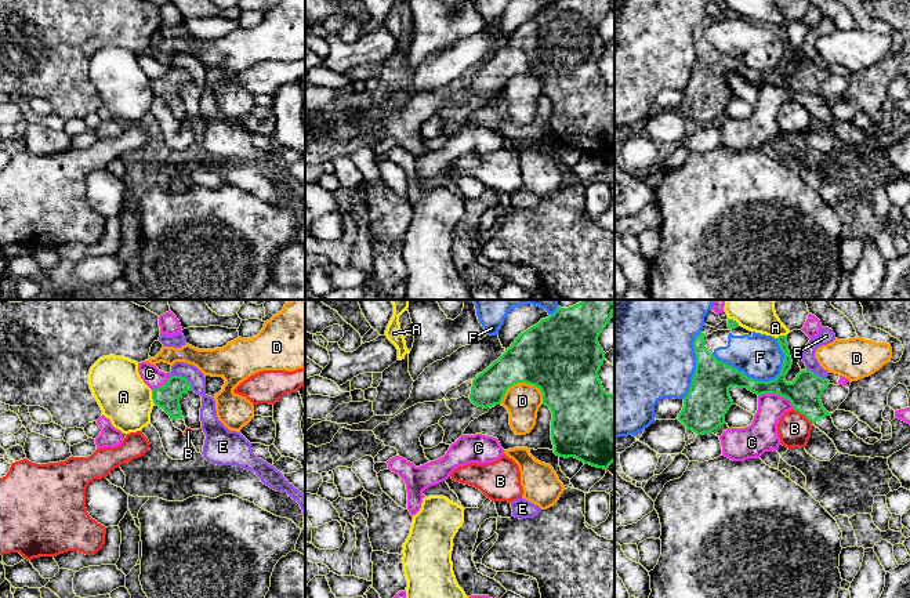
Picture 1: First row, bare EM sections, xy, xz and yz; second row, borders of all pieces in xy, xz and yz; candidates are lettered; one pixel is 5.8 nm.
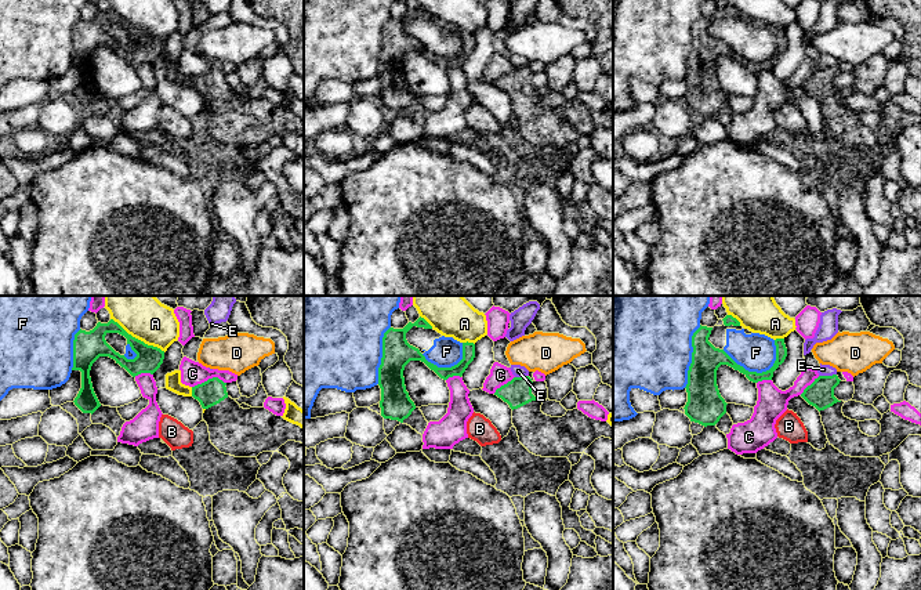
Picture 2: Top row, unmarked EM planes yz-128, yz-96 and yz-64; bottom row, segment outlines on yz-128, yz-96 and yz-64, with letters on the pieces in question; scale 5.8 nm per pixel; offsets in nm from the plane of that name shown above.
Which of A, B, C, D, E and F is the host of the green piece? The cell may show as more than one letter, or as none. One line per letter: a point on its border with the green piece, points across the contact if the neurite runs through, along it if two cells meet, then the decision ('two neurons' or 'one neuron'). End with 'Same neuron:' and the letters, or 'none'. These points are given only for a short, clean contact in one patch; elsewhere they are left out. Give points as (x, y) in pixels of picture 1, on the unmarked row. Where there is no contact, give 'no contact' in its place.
A: meets green in xy at (152, 87); two neurons
B: meets green in yz at (802, 104); two neurons
C: meets green in yz at (778, 84); two neurons
D: meets green in xz at (518, 72); two neurons
E: meets green in xy at (184, 68); border along xy (170, 66), (182, 66), (192, 80); two neurons
F: meets green in yz at (753, 69); two neurons
Same neuron: none

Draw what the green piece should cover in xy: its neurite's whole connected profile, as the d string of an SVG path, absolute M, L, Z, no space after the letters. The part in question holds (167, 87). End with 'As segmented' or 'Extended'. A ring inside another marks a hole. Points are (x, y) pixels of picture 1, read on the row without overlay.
M171 66L164 76L152 80L153 94L162 98L170 106L174 117L182 123L185 123L186 116L182 108L180 88L188 81L192 81L192 76L181 66Z. Extended

